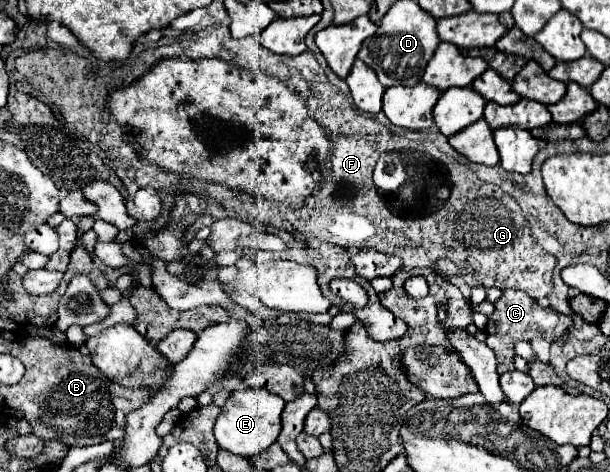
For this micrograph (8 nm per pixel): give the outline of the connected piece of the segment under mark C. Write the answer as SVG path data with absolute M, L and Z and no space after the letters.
M505 289L503 295L493 303L495 311L487 321L487 345L495 351L497 357L497 371L499 375L515 369L513 367L513 345L519 339L535 339L535 337L545 337L549 341L557 341L565 335L565 331L571 327L571 317L557 313L553 309L543 309L537 305L535 299L531 299L527 293L523 291L515 291L515 289Z

